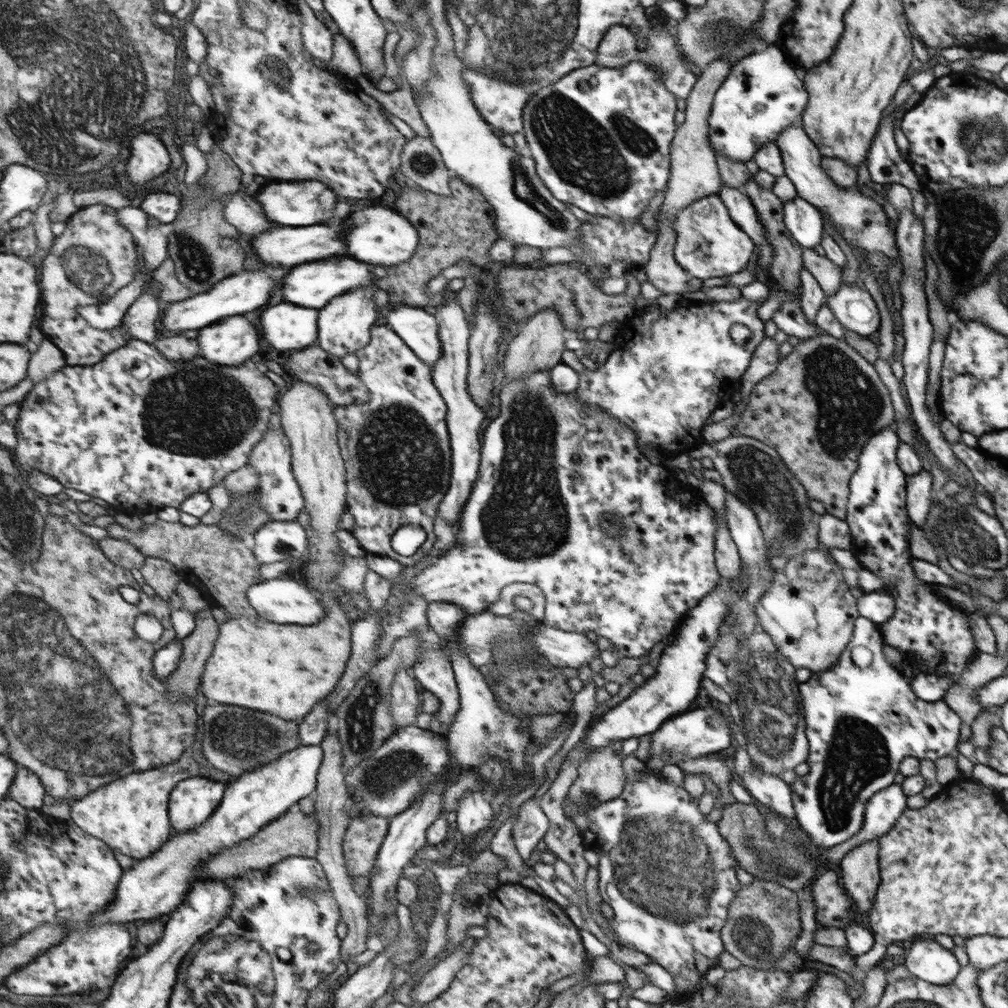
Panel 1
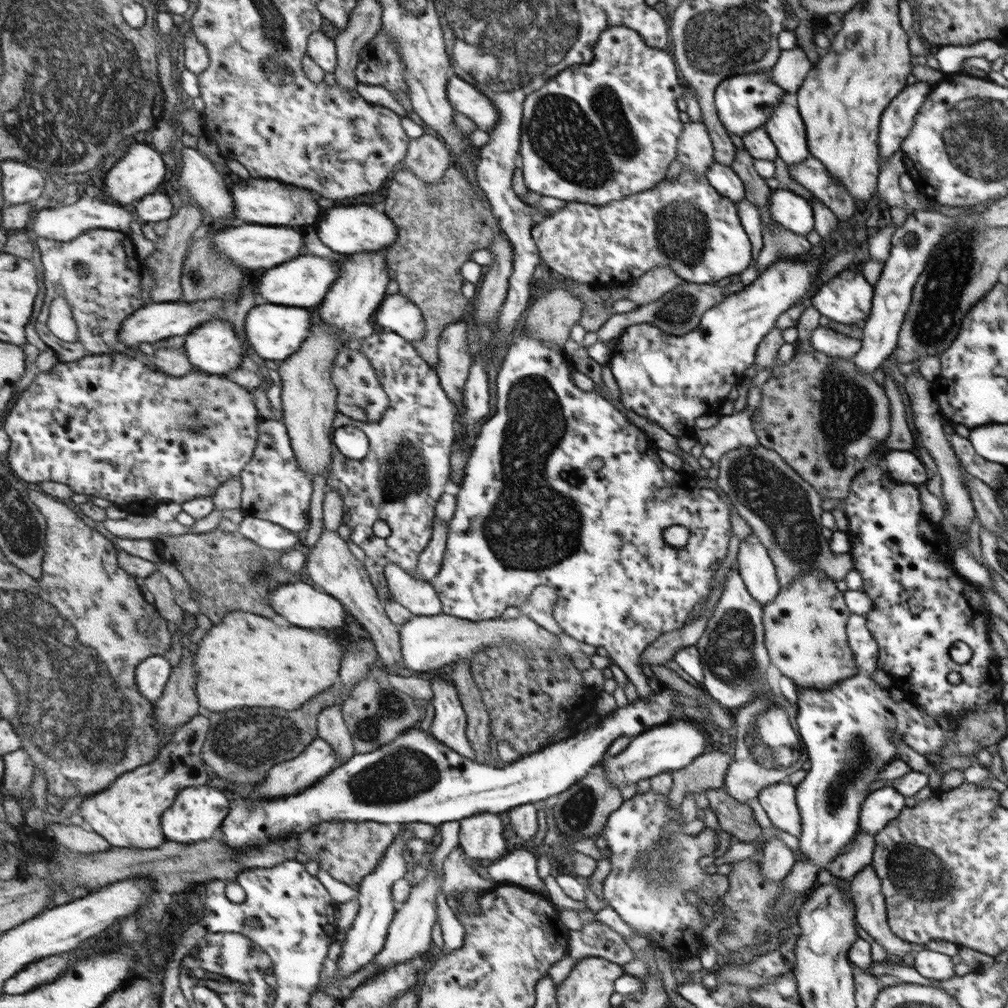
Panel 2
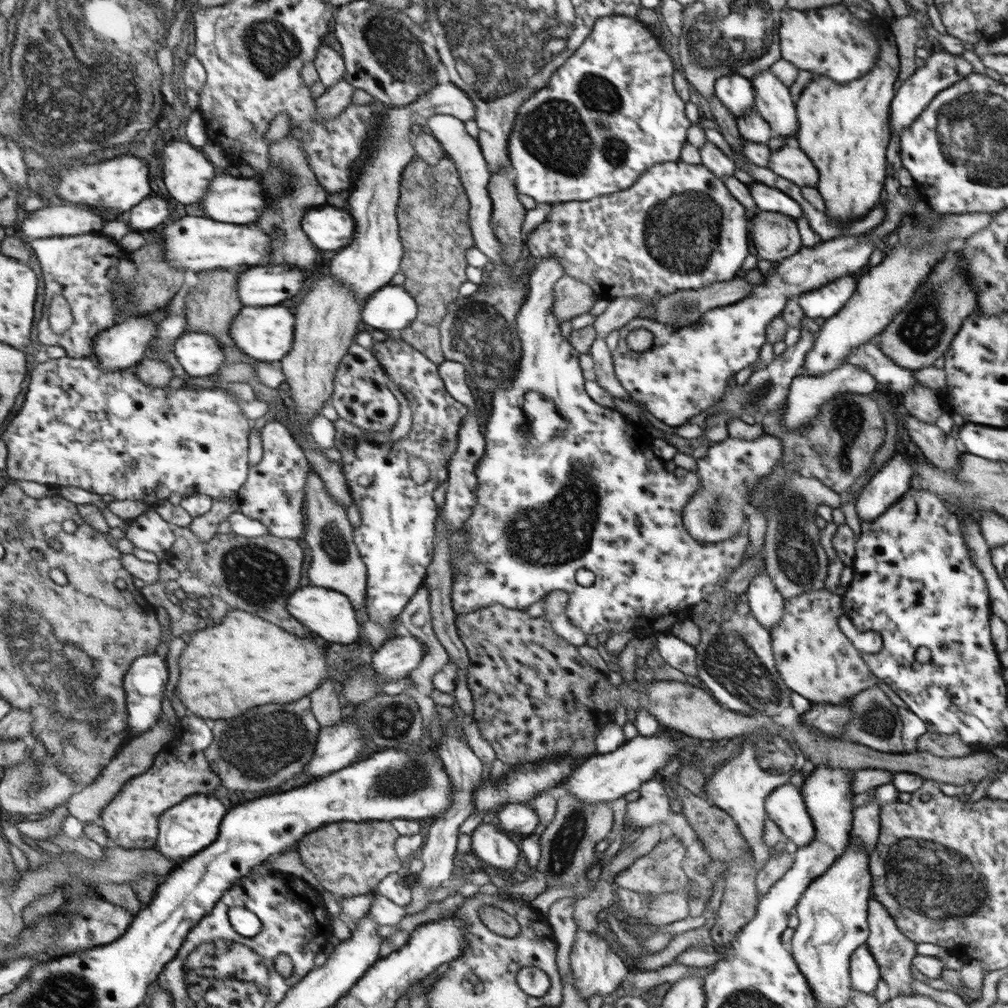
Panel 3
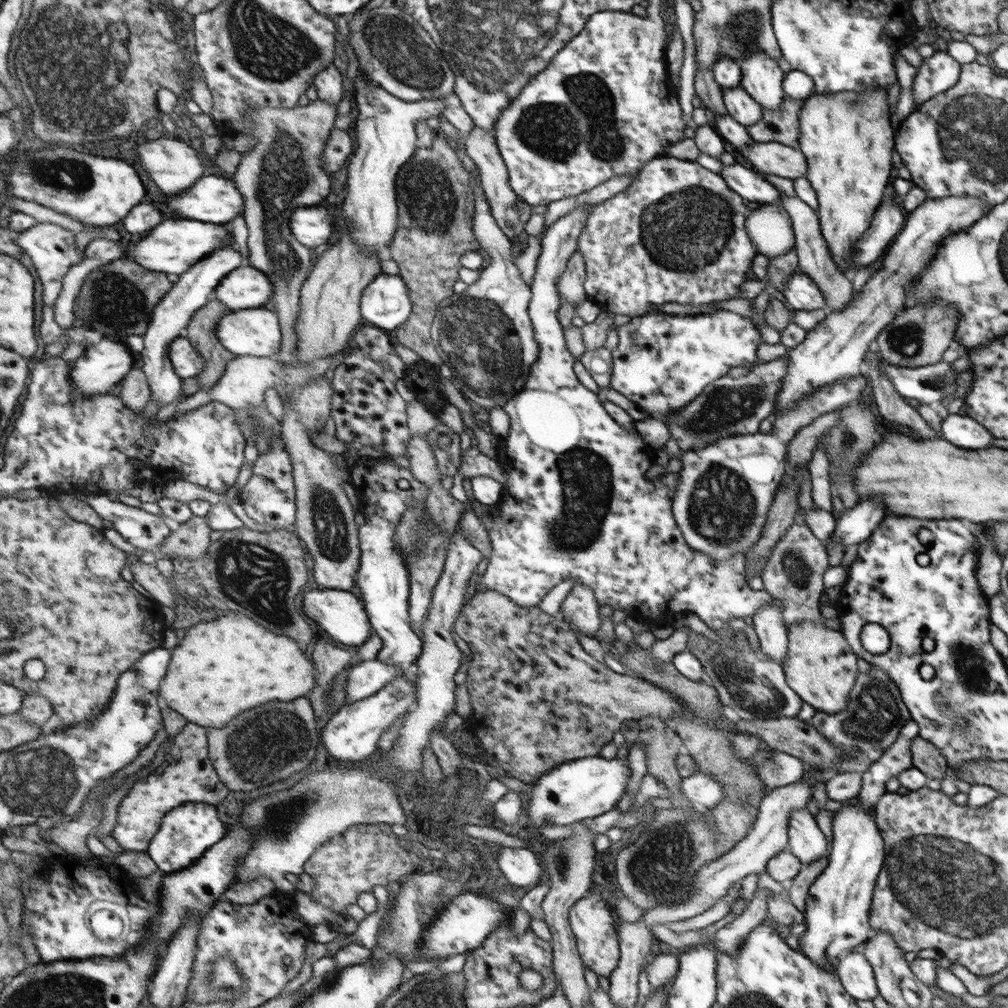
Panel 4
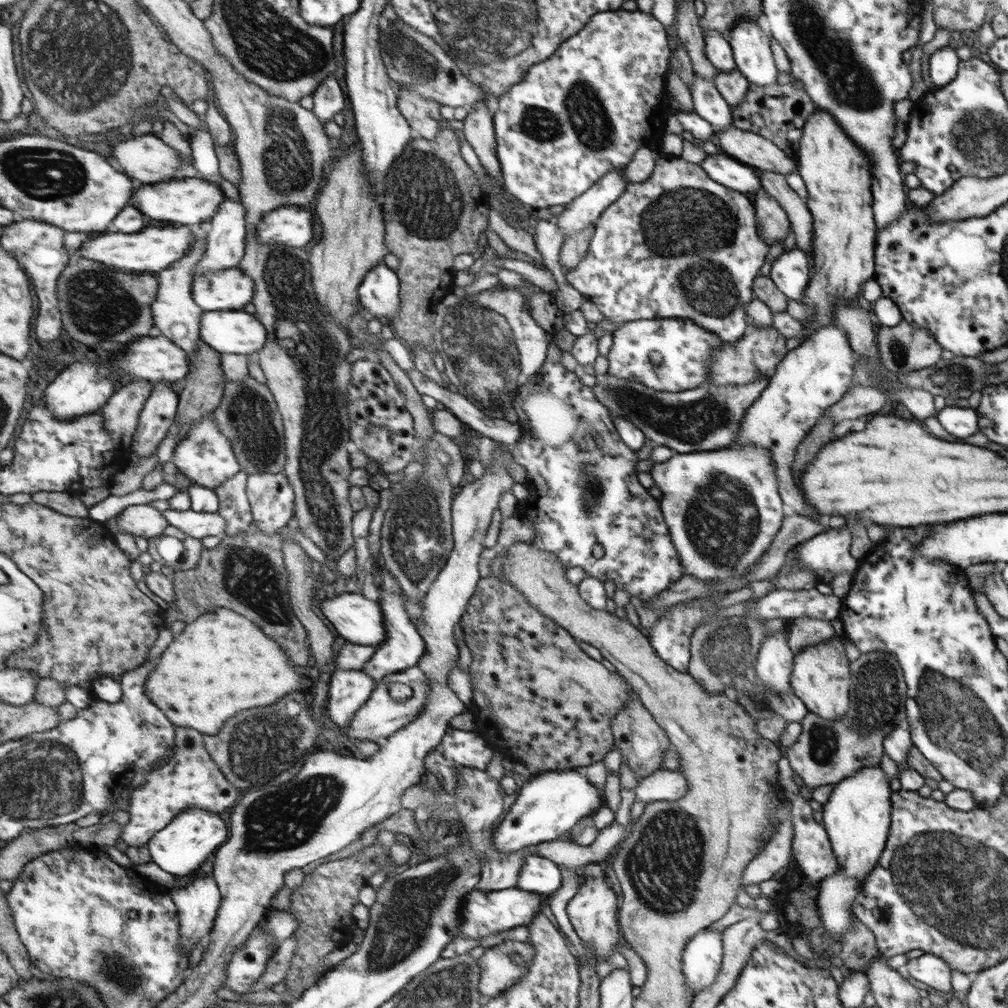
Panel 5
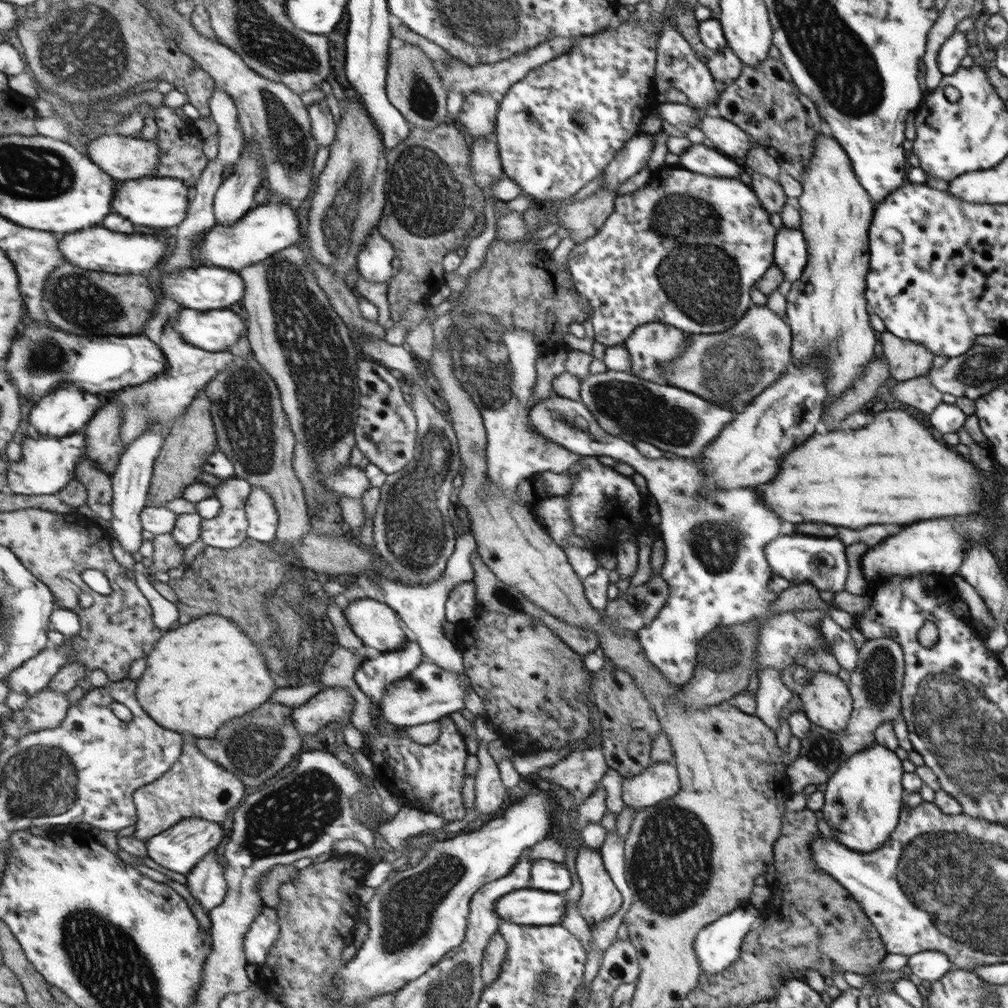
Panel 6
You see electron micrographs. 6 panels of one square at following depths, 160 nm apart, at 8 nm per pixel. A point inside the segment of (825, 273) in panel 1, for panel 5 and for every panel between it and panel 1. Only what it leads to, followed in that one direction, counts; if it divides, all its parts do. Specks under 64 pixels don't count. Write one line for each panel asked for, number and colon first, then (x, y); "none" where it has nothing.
2: (777, 241)
3: (776, 236)
4: (770, 226)
5: (774, 225)

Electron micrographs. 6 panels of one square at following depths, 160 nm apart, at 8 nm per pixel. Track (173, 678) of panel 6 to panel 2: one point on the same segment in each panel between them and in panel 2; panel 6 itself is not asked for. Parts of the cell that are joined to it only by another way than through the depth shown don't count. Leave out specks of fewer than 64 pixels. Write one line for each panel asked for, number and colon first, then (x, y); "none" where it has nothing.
2: (247, 660)
3: (246, 661)
4: (223, 668)
5: (223, 664)

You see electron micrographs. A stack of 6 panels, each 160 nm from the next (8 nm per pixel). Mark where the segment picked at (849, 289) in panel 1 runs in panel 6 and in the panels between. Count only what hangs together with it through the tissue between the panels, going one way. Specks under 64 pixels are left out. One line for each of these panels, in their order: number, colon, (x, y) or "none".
2: (847, 298)
3: (825, 302)
4: (801, 292)
5: (791, 272)
6: (792, 255)

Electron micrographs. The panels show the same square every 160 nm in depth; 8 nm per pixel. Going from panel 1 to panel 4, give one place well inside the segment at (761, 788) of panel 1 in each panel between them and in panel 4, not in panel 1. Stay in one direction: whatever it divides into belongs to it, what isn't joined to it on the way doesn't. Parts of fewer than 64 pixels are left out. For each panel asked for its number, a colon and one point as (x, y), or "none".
2: (779, 801)
3: (785, 806)
4: (807, 842)

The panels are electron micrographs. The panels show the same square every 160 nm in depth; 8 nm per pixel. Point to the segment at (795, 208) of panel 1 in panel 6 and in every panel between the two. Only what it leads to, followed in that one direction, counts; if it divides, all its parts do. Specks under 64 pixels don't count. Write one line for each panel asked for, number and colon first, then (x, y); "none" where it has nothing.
2: (793, 212)
3: (767, 198)
4: (745, 180)
5: (737, 175)
6: (709, 161)

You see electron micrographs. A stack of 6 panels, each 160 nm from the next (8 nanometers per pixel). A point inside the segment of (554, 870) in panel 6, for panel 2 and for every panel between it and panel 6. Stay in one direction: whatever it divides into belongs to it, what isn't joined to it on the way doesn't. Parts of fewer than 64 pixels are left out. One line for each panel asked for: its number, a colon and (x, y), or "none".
2: (481, 836)
3: (496, 849)
4: (520, 866)
5: (539, 875)

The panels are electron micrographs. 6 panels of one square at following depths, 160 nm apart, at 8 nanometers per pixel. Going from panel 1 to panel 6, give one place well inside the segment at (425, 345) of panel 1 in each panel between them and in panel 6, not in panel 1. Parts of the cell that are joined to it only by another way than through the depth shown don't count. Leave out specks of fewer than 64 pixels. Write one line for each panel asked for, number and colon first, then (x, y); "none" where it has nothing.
2: (399, 314)
3: (392, 309)
4: (387, 304)
5: (381, 297)
6: (376, 258)

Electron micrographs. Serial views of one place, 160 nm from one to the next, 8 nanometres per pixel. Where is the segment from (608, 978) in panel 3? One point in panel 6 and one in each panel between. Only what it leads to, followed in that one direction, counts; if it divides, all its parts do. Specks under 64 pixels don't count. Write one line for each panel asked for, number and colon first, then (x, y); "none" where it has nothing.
4: (593, 926)
5: (592, 911)
6: (600, 899)

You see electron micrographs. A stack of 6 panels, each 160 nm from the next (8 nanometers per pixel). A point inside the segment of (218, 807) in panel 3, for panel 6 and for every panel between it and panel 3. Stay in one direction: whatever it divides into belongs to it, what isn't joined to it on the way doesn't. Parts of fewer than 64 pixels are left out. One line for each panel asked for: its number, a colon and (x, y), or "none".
4: (189, 832)
5: (192, 837)
6: (182, 849)

